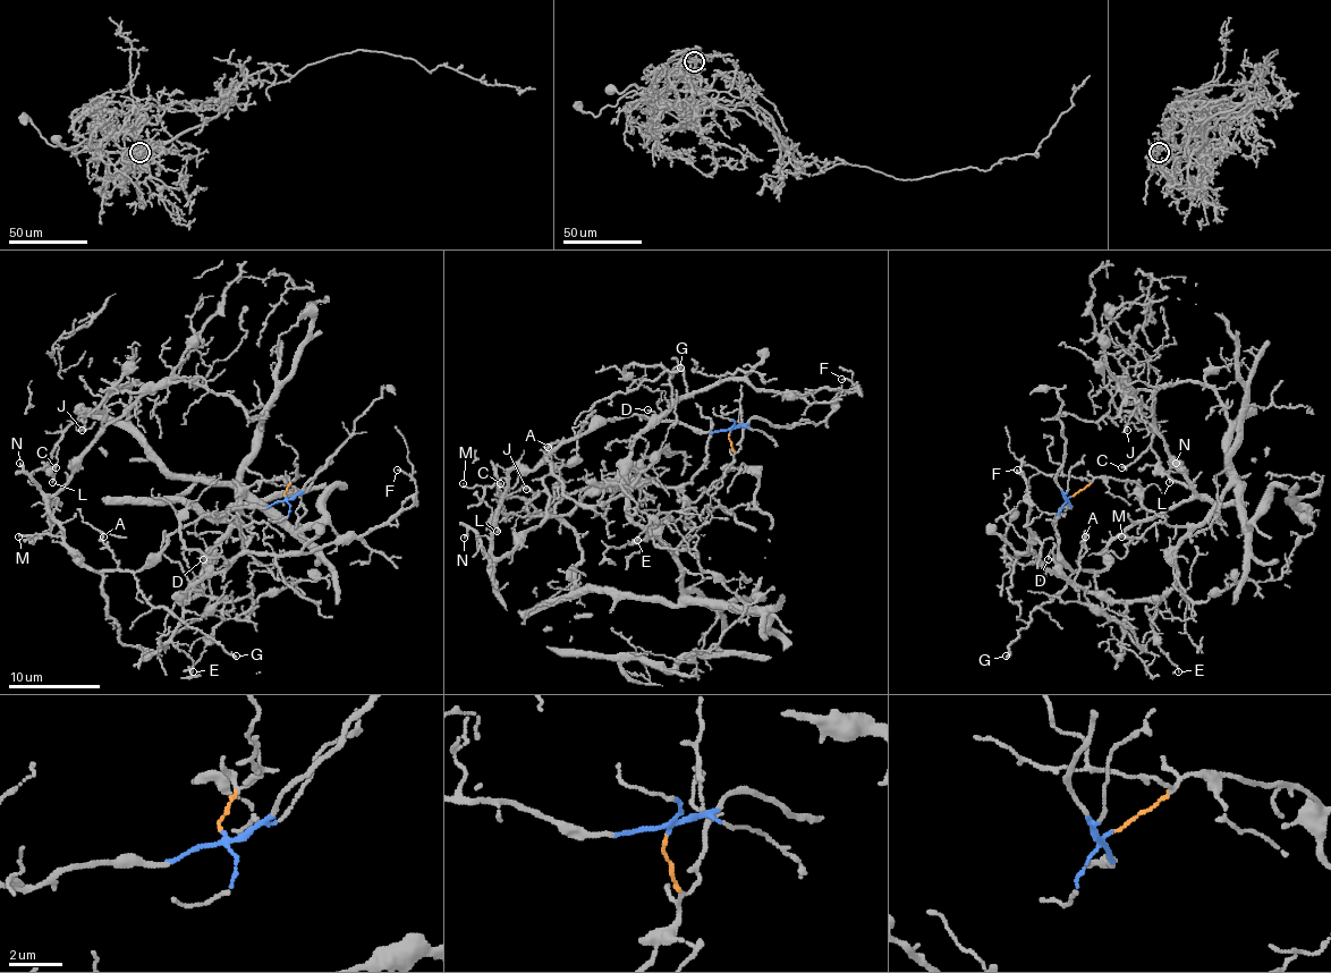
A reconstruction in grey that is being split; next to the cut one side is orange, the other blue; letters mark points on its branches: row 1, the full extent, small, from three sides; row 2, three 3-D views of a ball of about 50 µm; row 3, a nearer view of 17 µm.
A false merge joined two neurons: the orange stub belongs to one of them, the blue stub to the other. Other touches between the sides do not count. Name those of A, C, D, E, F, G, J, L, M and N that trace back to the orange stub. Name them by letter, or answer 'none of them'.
C, D, E, F, L

